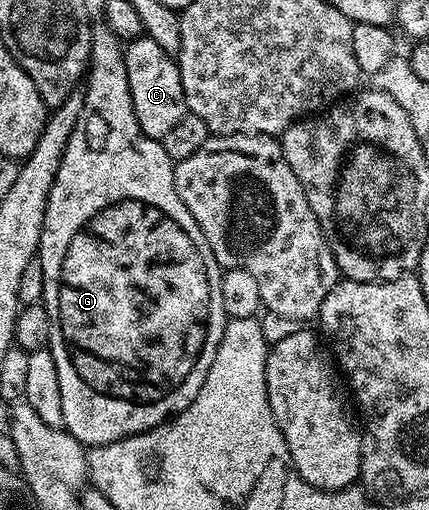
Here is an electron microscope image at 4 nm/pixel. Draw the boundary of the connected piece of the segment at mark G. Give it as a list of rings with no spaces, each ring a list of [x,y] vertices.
[[[103,21],[93,22],[91,26],[92,48],[90,66],[86,72],[88,87],[86,86],[84,91],[82,117],[78,117],[78,125],[74,125],[74,133],[70,133],[70,141],[66,145],[62,165],[58,165],[58,177],[50,189],[38,252],[44,278],[42,302],[50,317],[47,350],[52,352],[54,365],[58,365],[58,389],[62,389],[63,430],[69,431],[79,443],[84,444],[85,448],[101,447],[119,439],[140,435],[143,431],[151,431],[152,428],[169,422],[181,411],[185,411],[194,401],[194,397],[198,397],[198,389],[202,389],[202,381],[206,381],[206,373],[210,373],[210,365],[222,341],[226,322],[222,309],[221,265],[214,257],[210,245],[206,245],[206,237],[202,237],[202,229],[198,229],[198,221],[190,217],[190,209],[186,209],[186,205],[182,205],[182,197],[178,197],[172,172],[174,164],[166,153],[163,142],[146,137],[146,133],[140,131],[130,97],[122,41]]]

